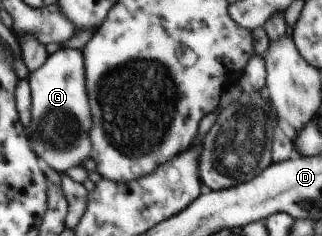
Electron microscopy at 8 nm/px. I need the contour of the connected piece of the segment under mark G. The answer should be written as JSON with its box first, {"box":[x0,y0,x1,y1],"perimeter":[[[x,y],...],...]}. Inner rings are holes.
{"box":[26,48,92,174],"perimeter":[[[60,48],[48,60],[41,69],[30,73],[28,77],[31,88],[31,121],[26,131],[30,138],[31,149],[39,158],[58,174],[66,172],[80,163],[87,165],[86,157],[91,153],[91,142],[89,139],[92,128],[92,117],[85,87],[85,64],[82,50]]]}

